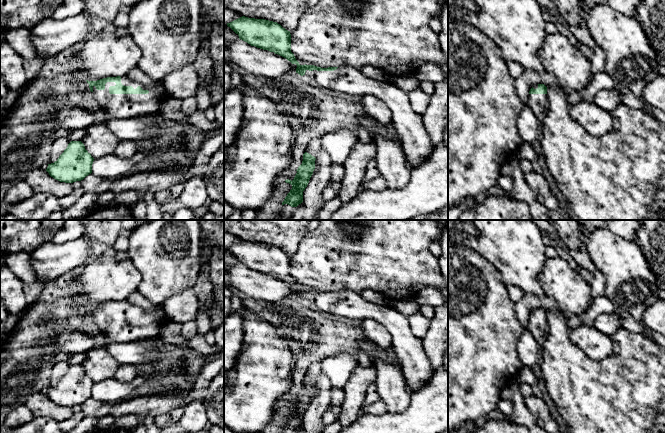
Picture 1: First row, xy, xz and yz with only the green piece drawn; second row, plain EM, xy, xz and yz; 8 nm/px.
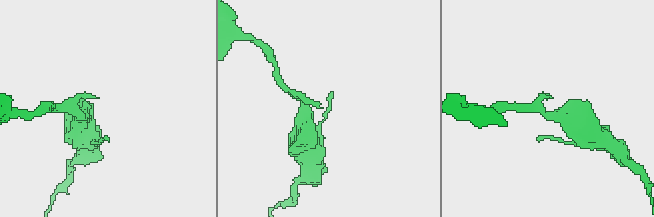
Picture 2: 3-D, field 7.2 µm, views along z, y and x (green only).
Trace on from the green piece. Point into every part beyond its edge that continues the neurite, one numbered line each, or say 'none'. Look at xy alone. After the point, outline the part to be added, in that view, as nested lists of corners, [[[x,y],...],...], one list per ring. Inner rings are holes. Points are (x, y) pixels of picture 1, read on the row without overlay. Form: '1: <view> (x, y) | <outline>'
1: xy (121, 329) | [[[121,301],[124,310],[132,310],[136,313],[140,310],[148,314],[148,318],[110,318],[109,311],[115,310],[115,306],[107,306],[104,314],[97,314],[93,310],[93,319],[96,325],[110,338],[117,341],[132,342],[144,341],[146,339],[159,339],[161,327],[169,320],[162,306],[152,310],[145,310],[128,302]]]

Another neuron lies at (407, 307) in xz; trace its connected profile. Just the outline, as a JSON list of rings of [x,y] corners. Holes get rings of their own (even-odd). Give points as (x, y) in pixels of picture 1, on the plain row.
[[[414,299],[392,300],[391,307],[406,317],[420,311],[420,305]]]

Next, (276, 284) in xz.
[[[241,263],[230,267],[226,274],[231,286],[258,301],[279,303],[286,297],[296,297],[296,288],[274,276],[251,270]]]

